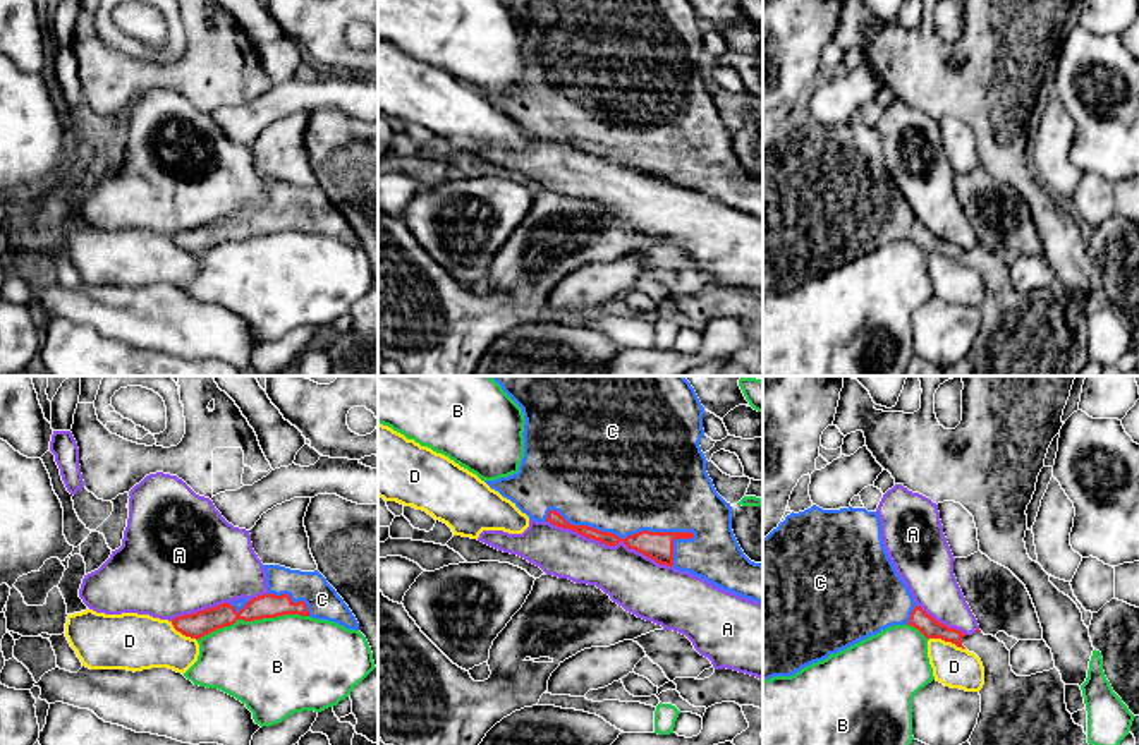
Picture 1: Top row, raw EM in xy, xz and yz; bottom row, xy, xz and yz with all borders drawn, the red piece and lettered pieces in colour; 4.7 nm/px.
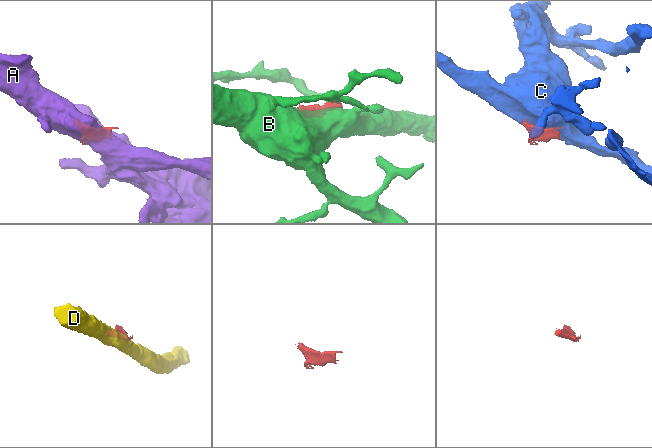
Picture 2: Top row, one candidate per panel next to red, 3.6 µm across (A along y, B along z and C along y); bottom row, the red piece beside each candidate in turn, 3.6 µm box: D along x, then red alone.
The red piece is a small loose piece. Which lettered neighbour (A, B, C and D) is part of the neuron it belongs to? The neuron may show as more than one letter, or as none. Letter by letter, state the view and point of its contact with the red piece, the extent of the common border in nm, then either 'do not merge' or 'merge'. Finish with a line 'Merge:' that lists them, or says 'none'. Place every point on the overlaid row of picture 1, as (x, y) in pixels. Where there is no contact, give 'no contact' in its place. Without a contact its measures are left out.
A: xz (610, 545) | 650 nm | do not merge
B: xy (251, 620) | 550 nm | do not merge
C: xz (617, 536) | 700 nm | merge
D: yz (947, 641) | 180 nm | do not merge
Merge: C

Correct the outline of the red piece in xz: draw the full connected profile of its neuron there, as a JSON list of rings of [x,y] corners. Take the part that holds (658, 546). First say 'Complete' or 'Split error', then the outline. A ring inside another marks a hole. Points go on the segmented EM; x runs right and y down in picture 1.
Split error. [[[490,376],[502,390],[522,409],[524,424],[524,458],[519,472],[496,481],[484,481],[491,489],[510,500],[522,513],[536,522],[550,522],[562,529],[570,529],[588,539],[600,541],[606,546],[617,546],[620,541],[629,548],[643,553],[660,565],[689,572],[706,582],[734,592],[740,597],[763,603],[763,565],[751,561],[740,549],[732,530],[732,506],[715,489],[706,472],[706,457],[699,441],[704,436],[701,405],[694,388],[684,376]]]

